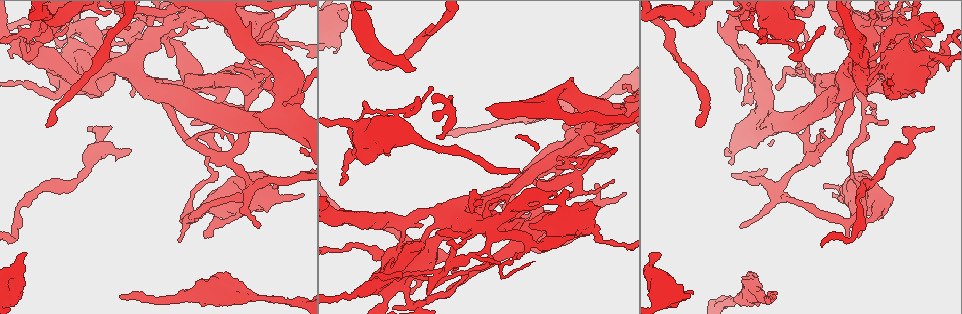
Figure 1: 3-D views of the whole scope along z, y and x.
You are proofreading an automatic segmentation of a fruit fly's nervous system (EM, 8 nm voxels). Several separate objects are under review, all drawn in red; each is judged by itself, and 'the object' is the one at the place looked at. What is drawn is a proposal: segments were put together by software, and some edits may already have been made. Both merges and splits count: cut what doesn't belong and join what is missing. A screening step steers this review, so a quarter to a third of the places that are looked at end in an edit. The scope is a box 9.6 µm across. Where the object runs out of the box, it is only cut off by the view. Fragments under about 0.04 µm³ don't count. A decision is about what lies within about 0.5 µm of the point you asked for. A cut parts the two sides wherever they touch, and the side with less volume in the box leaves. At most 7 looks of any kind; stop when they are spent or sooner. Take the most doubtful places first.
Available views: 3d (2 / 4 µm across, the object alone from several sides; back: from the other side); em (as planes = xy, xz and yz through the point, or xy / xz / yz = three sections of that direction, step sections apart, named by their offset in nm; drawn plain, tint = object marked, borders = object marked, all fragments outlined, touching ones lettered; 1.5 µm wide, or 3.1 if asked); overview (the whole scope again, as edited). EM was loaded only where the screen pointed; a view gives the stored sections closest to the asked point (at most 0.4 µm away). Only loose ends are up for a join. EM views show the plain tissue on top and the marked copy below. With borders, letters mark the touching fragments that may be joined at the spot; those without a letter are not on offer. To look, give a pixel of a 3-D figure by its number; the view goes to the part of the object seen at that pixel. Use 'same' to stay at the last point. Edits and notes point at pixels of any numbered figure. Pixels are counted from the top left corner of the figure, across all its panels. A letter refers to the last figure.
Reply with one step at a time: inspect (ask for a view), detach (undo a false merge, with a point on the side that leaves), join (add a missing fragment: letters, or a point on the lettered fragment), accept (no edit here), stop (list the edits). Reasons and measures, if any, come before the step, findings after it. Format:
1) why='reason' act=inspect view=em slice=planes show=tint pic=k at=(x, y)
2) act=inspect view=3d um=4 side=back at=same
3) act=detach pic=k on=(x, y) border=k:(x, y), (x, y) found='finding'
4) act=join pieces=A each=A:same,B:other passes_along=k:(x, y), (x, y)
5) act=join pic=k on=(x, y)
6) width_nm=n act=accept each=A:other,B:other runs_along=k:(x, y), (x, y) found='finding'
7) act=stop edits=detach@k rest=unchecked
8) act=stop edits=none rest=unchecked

why='free end' act=inspect view=3d um=2 pic=1 at=(859, 235)

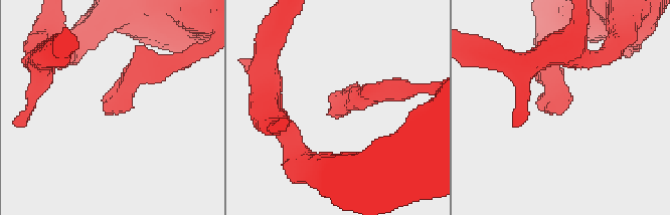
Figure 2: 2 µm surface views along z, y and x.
why='shape alone is not enough' act=inspect view=em slice=planes show=borders pic=2 at=(562, 109)

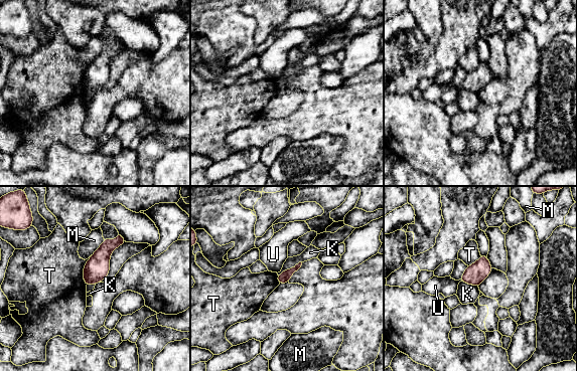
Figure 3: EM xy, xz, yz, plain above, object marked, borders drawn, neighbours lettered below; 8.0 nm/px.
act=accept each=K:other,M:other,T:other,U:other border=3:(301, 261), (278, 275) found='none of them fits'

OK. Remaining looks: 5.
why='abrupt turn' act=inspect view=em slice=planes show=borders pic=1 at=(572, 139)

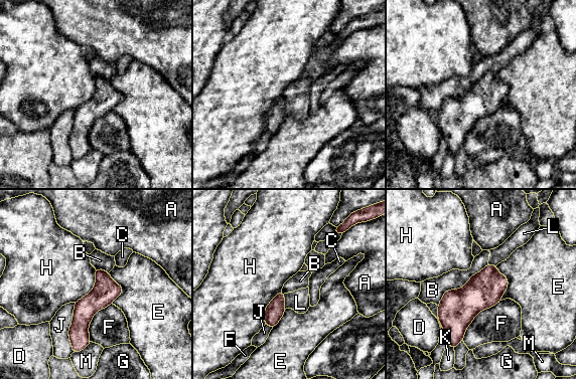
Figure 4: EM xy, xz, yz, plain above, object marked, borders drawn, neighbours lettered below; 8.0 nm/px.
act=accept each=A:other,B:other,C:other,D:other,E:other,F:other,G:other,H:other,J:other,K:other,L:other,M:other runs_along=4:(100, 271), (77, 346) found='continuous, no second neuron'

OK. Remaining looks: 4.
why='free end' act=inspect view=em slice=planes show=borders pic=1 at=(494, 212)

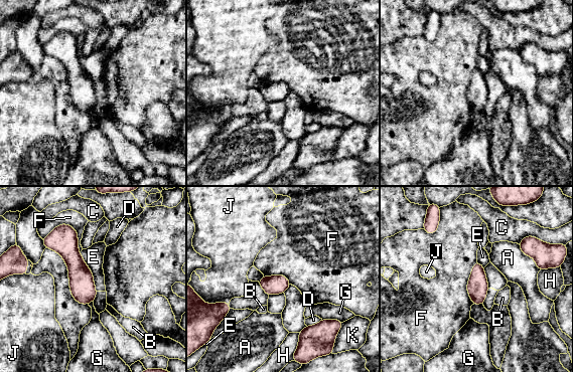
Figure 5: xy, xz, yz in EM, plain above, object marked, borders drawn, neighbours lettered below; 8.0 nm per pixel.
act=accept each=A:other,B:other,C:other,D:other,E:other,F:other,G:other,H:other,J:other,K:other border=5:(42, 239), (68, 224), (80, 252) found='no lettered fragment goes on from it'

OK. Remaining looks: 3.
act=stop edits=none rest=unchecked

